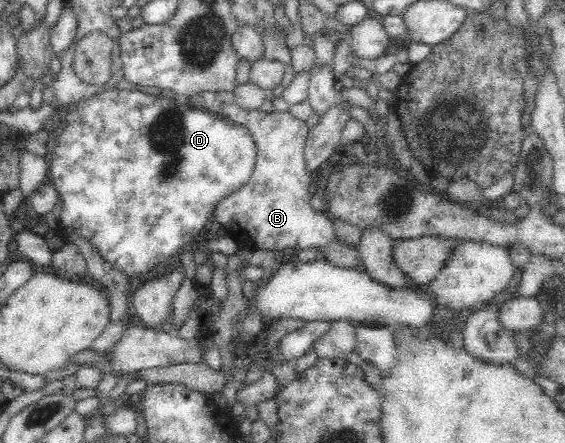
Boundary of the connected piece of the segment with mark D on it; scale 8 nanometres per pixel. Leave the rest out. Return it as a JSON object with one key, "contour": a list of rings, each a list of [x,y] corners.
{"contour":[[[136,88],[104,90],[79,101],[71,108],[67,108],[65,126],[56,142],[51,145],[50,151],[52,160],[51,166],[49,166],[49,181],[58,192],[62,208],[56,231],[65,237],[68,243],[70,243],[68,241],[69,230],[75,231],[80,236],[85,236],[98,248],[105,260],[117,266],[117,269],[123,271],[128,278],[141,277],[149,270],[169,260],[171,256],[187,249],[205,227],[219,202],[227,198],[229,194],[242,189],[251,180],[251,174],[257,164],[257,143],[255,143],[253,133],[246,126],[238,122],[231,122],[231,119],[217,111],[191,105],[188,99],[182,99],[181,96],[173,98],[163,95],[153,96]]]}

